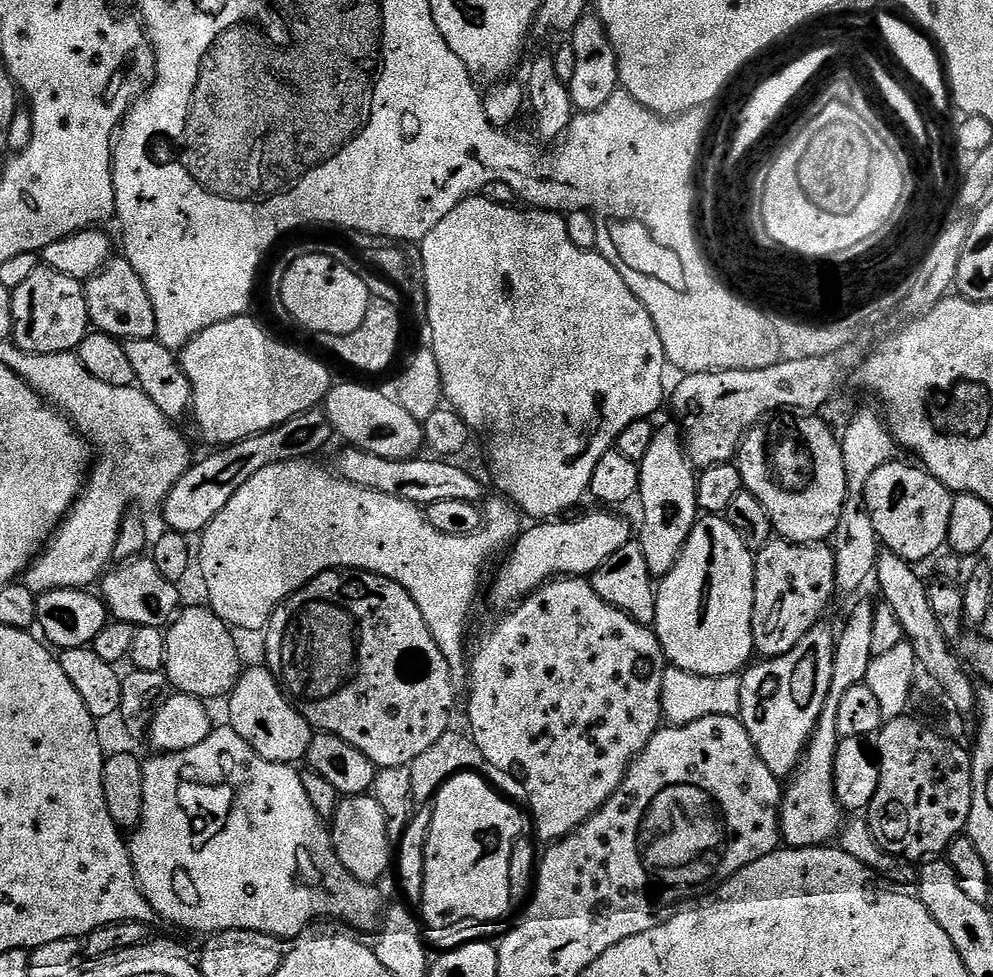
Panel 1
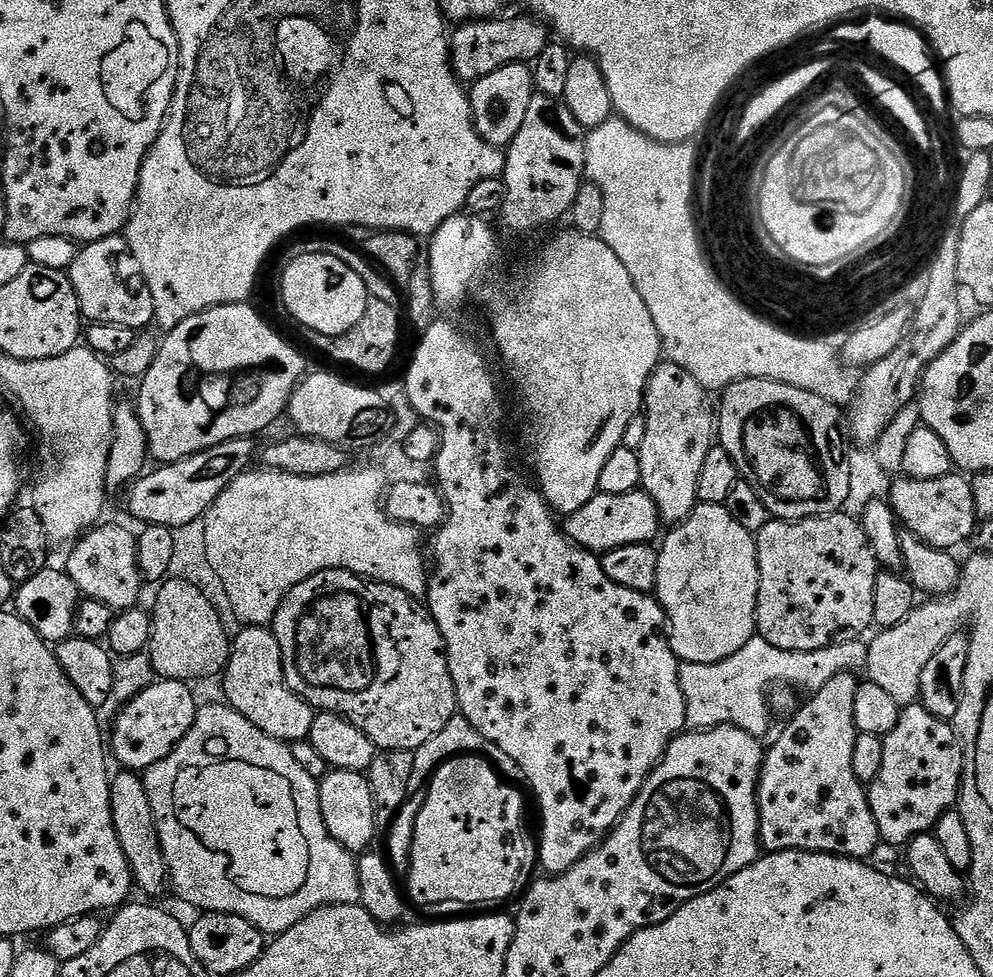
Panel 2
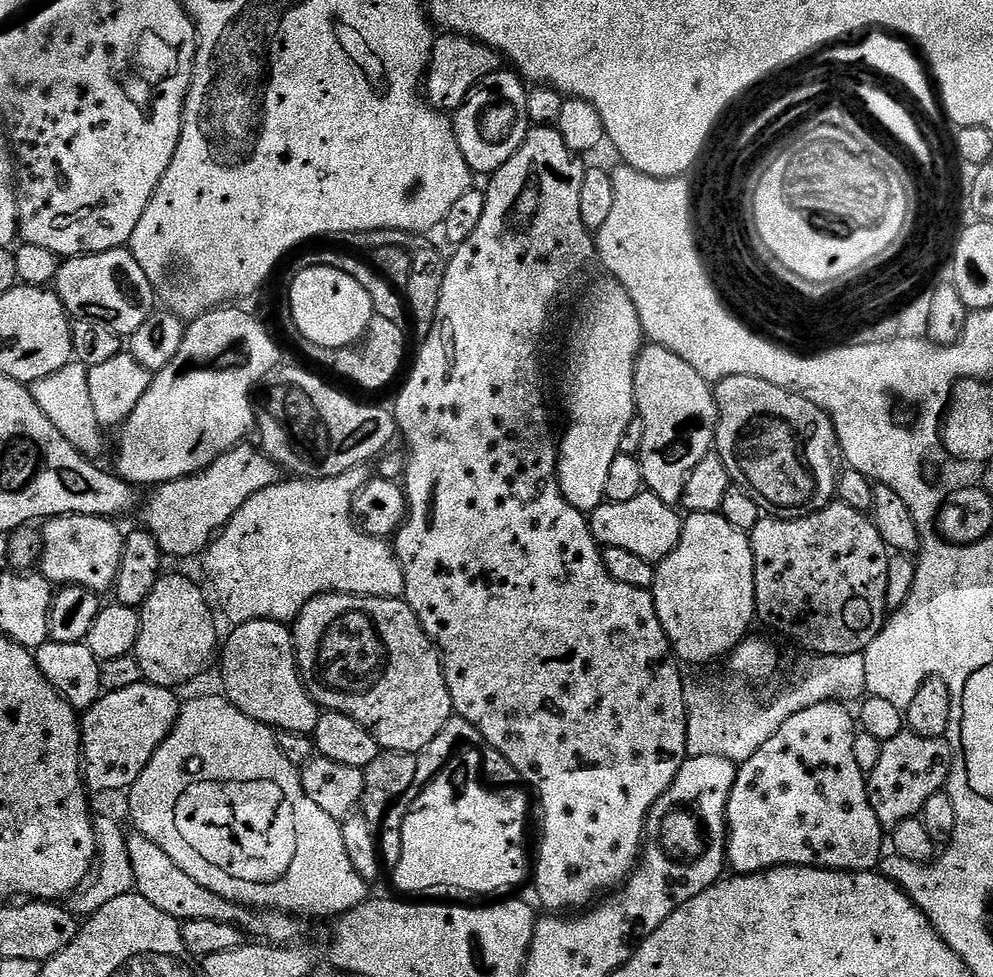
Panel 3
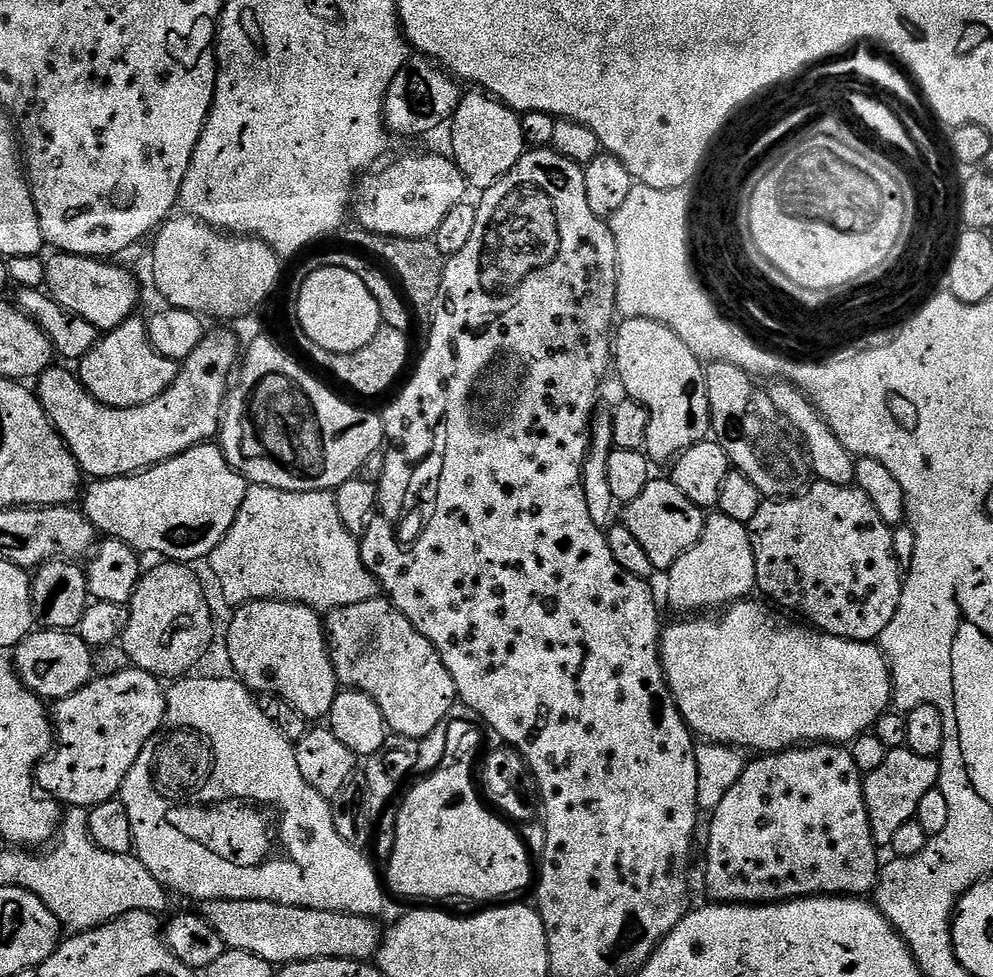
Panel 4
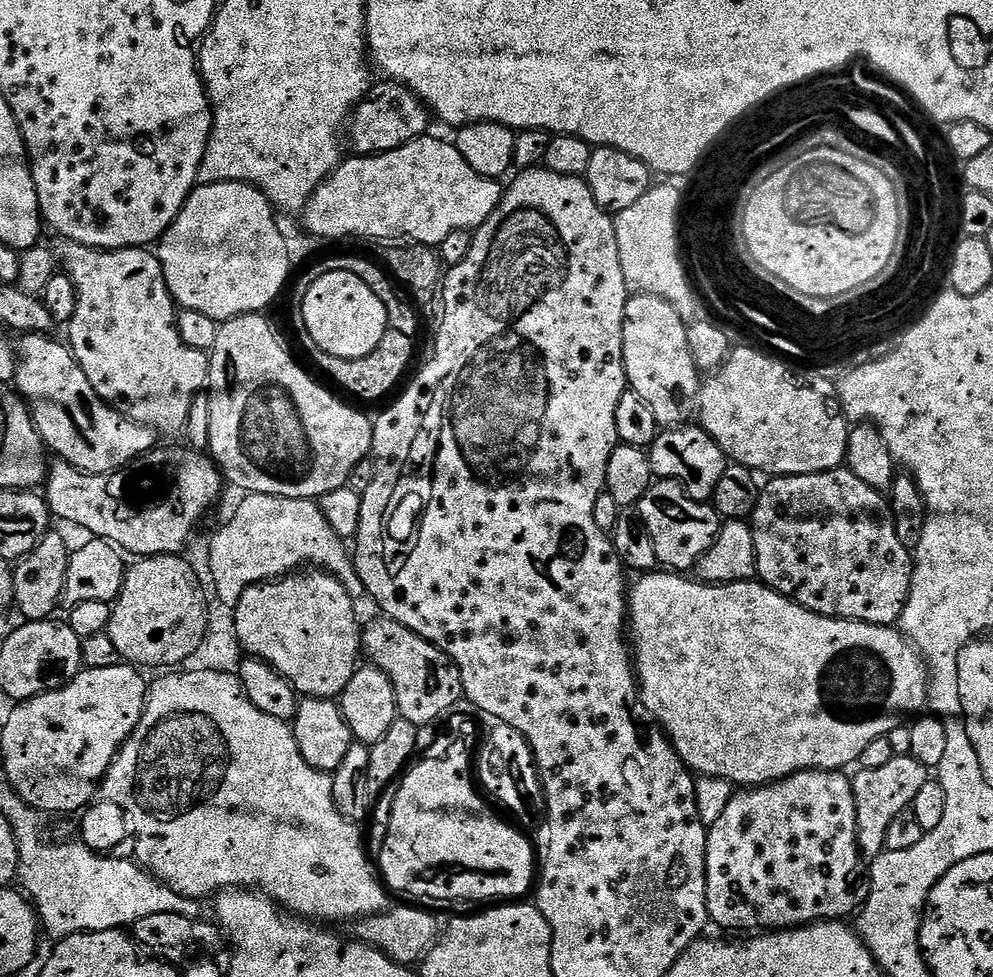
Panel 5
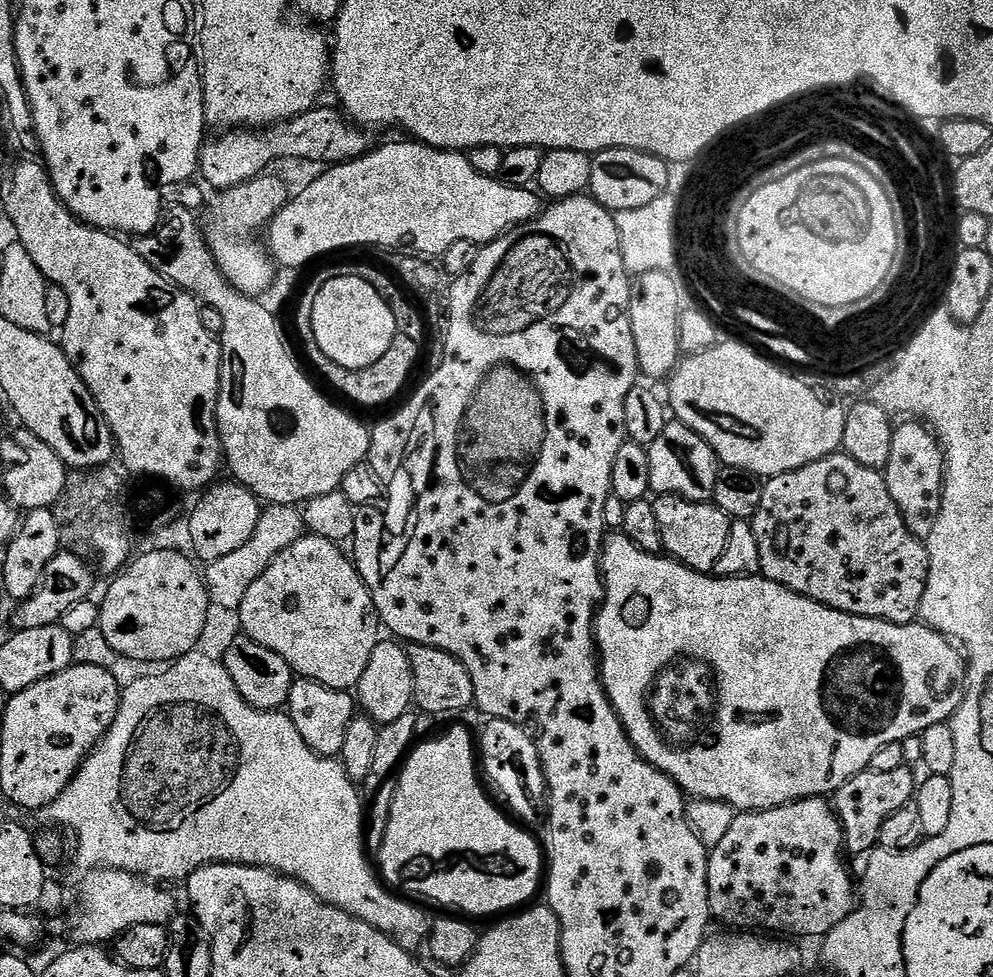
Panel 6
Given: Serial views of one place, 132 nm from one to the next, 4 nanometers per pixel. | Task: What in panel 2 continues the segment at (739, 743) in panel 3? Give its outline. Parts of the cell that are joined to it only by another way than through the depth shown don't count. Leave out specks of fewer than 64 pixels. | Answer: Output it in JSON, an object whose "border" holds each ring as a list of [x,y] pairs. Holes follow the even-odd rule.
{"border":[[[757,634],[752,637],[738,654],[730,654],[722,662],[713,664],[685,664],[680,665],[680,685],[686,702],[687,727],[692,730],[717,728],[723,724],[733,724],[735,728],[746,730],[751,736],[764,738],[768,732],[768,723],[774,717],[770,707],[769,692],[777,686],[791,686],[793,689],[805,688],[805,693],[814,694],[830,682],[839,672],[855,673],[856,668],[863,669],[868,663],[868,644],[860,638],[849,638],[839,642],[828,644],[822,650],[810,650],[809,652],[787,652],[778,650],[778,646],[770,646]]]}

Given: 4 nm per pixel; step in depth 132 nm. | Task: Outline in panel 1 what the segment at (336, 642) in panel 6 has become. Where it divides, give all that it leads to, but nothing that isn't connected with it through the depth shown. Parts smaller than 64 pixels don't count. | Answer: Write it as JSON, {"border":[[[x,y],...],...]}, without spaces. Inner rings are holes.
{"border":[[[245,667],[241,671],[240,681],[232,687],[227,702],[230,706],[229,725],[262,758],[279,764],[295,765],[296,760],[303,761],[307,757],[314,729],[280,689],[271,668]]]}

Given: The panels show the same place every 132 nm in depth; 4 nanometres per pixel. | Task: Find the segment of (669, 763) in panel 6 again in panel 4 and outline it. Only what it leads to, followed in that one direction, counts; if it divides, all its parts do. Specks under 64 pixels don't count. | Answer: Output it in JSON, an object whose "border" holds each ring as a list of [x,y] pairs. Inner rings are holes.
{"border":[[[745,598],[721,611],[719,614],[700,614],[695,618],[676,618],[672,625],[663,629],[660,637],[660,660],[664,663],[664,676],[668,680],[668,689],[676,700],[678,710],[684,716],[689,728],[697,737],[714,744],[727,744],[740,750],[753,748],[756,754],[785,752],[788,748],[807,745],[809,742],[827,742],[847,745],[857,736],[865,735],[875,729],[881,716],[889,711],[893,703],[892,674],[888,659],[884,657],[879,643],[866,640],[847,640],[830,636],[811,626],[805,626],[779,611],[773,610],[767,603],[755,604],[755,599]]]}

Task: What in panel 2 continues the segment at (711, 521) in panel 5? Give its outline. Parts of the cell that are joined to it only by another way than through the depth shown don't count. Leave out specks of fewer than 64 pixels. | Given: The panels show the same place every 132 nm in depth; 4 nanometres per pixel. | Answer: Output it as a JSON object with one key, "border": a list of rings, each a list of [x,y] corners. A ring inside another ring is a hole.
{"border":[[[643,490],[627,492],[621,496],[598,494],[582,510],[567,517],[566,535],[577,548],[593,554],[607,554],[615,548],[625,548],[631,544],[651,545],[656,535],[661,535],[660,511]]]}

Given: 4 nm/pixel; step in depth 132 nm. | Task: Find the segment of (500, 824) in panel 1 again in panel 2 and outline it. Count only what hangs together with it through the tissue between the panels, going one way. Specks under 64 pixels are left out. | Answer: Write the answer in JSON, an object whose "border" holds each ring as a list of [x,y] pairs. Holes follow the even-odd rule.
{"border":[[[463,754],[445,761],[433,773],[426,785],[425,805],[417,814],[417,822],[413,832],[412,856],[409,858],[409,868],[406,873],[406,896],[413,905],[416,904],[496,904],[499,900],[508,900],[516,892],[516,883],[520,880],[520,867],[524,860],[524,796],[512,784],[507,784],[498,773],[492,769],[488,760],[483,760],[480,754]]]}

